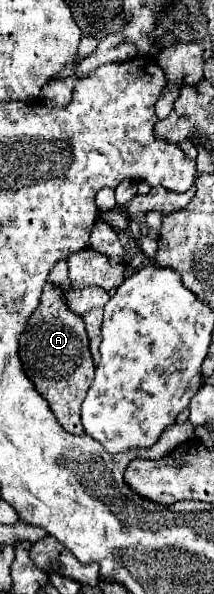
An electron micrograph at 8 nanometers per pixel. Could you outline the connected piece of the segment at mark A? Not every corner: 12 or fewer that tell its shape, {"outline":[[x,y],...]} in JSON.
{"outline":[[46,283],[20,337],[26,375],[80,435],[94,365],[84,321]]}

